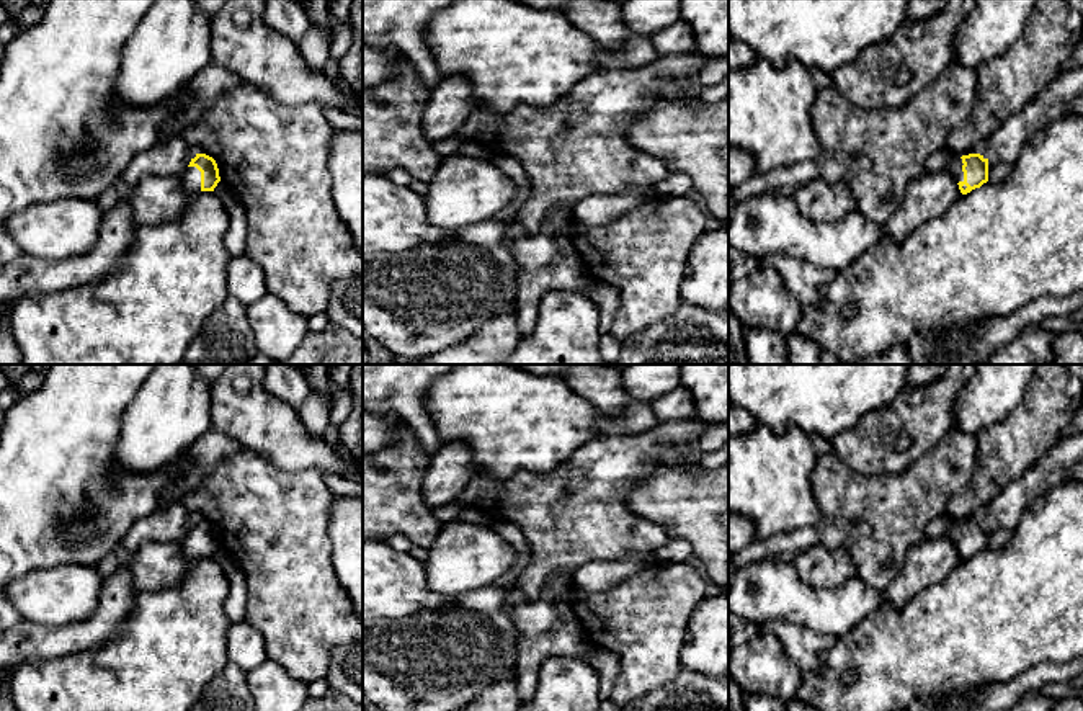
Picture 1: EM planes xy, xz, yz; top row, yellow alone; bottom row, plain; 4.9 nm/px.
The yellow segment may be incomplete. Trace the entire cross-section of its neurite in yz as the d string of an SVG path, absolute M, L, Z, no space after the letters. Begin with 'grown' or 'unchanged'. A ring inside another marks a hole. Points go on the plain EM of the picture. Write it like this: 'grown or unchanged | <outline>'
grown | M980 520L956 523L946 531L944 538L951 539L960 559L967 561L988 548L988 525Z

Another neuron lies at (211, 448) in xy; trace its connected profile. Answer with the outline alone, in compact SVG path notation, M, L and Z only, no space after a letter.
M214 428L204 432L186 451L188 472L160 492L158 508L183 502L222 461L235 453L238 453L238 445L232 438Z

